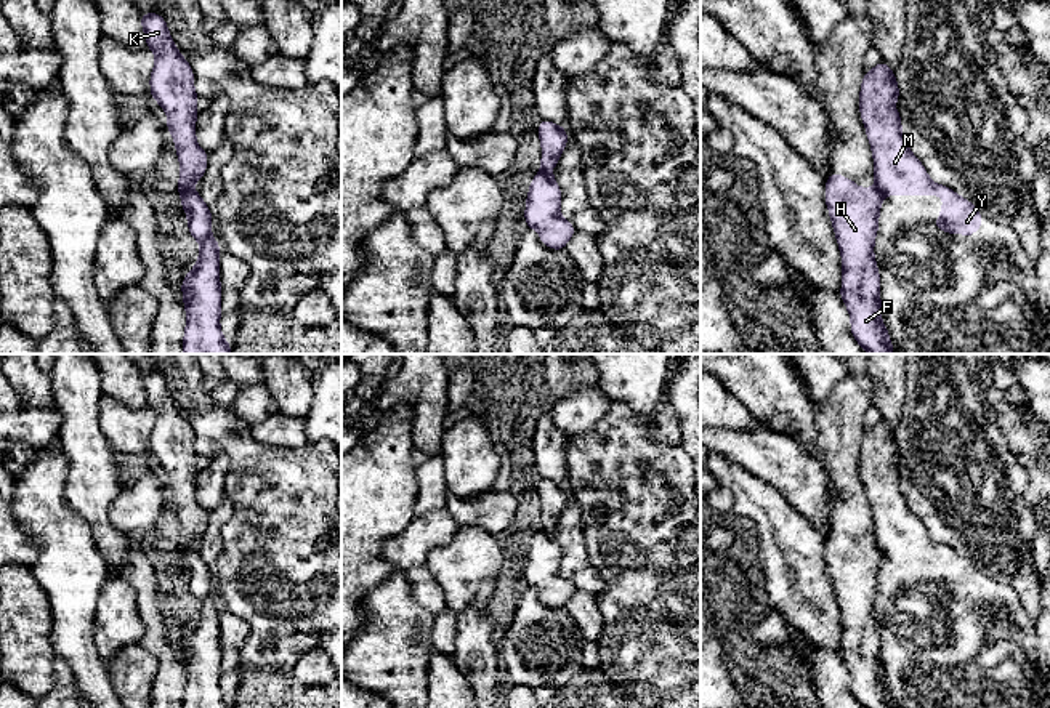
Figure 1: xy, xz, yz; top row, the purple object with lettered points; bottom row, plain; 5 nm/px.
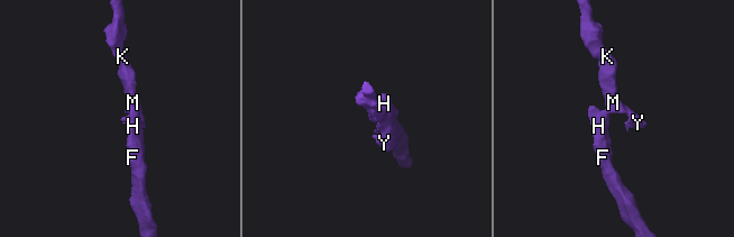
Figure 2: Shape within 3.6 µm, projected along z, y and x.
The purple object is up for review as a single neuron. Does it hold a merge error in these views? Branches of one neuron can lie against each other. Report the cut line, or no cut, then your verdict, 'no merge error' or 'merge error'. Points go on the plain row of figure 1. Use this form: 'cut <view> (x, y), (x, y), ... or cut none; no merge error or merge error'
cut xy (191, 548), (185, 548), (180, 553); merge error

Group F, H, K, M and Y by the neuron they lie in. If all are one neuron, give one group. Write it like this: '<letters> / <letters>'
F H / K M Y

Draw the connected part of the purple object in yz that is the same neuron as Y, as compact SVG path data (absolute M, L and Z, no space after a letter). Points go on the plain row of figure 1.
M878 418L878 423L864 432L859 452L859 471L874 516L875 548L883 554L943 554L944 562L941 565L941 573L933 585L946 589L949 594L955 589L963 596L973 594L981 586L983 573L970 559L960 556L951 546L931 540L922 521L911 511L903 493L903 479L893 465L898 458L899 447L896 436L893 429Z

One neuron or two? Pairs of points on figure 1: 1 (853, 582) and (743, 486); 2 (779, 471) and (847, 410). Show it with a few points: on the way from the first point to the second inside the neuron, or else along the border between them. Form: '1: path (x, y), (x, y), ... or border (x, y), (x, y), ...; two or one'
1: border (826, 535), (824, 563), (834, 595); two
2: border (818, 455), (829, 474); two

